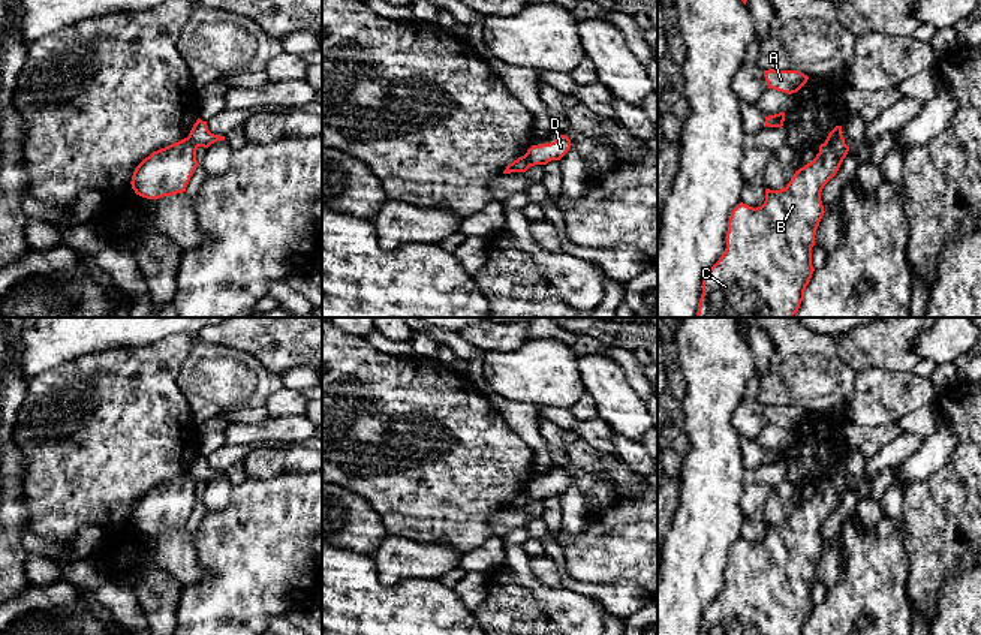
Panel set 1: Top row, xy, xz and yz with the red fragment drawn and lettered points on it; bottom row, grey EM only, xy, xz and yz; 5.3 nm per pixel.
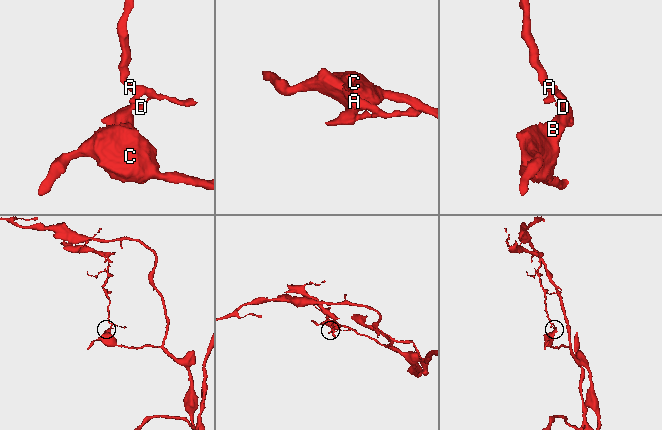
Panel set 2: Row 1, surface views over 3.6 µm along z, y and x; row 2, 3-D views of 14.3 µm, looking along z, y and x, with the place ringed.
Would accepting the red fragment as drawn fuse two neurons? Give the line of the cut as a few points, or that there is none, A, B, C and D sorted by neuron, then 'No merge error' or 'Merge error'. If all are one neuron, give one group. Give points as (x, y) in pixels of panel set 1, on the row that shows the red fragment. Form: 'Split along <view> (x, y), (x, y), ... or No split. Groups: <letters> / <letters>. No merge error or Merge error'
Split along yz (842, 135), (825, 143). Groups: A D / B C. Merge error

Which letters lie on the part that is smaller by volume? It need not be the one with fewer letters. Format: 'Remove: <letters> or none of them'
Remove: A, D

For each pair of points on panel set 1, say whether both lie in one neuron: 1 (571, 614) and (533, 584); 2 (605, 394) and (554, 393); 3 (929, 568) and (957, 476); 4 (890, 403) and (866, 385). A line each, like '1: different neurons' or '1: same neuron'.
1: same neuron
2: different neurons
3: same neuron
4: same neuron

